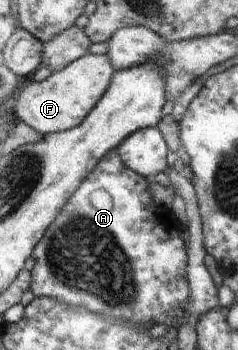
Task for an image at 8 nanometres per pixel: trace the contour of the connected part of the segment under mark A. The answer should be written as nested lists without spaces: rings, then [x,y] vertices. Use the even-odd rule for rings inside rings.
[[[111,150],[101,158],[80,189],[60,209],[33,250],[35,266],[30,271],[30,289],[34,297],[56,299],[70,306],[84,307],[102,318],[134,326],[141,324],[146,329],[153,326],[153,318],[157,324],[179,329],[190,299],[186,278],[188,254],[179,236],[183,223],[177,220],[170,208],[153,200],[148,190],[150,182],[150,179],[123,166],[117,150]]]

